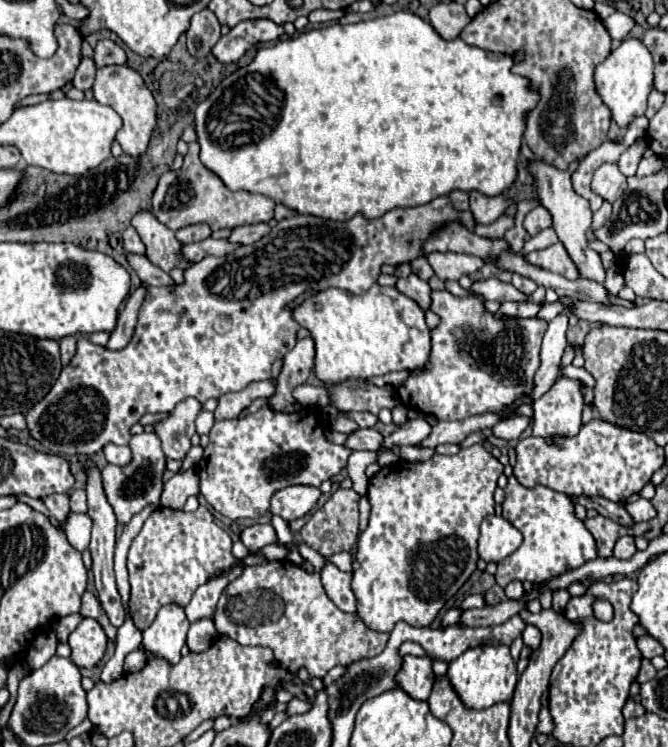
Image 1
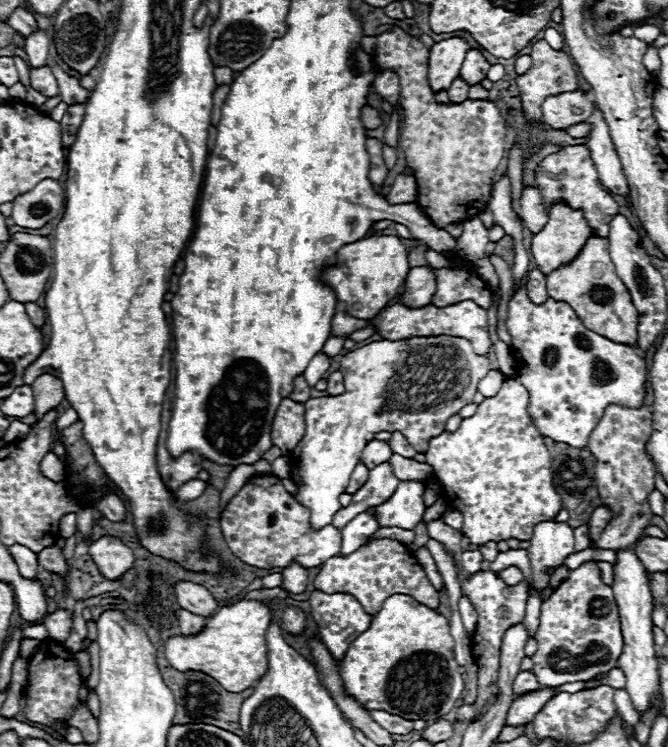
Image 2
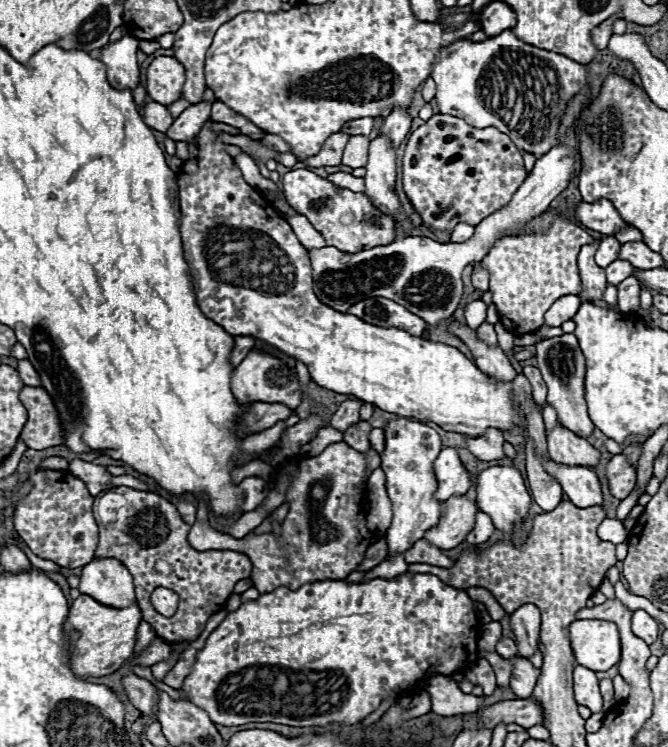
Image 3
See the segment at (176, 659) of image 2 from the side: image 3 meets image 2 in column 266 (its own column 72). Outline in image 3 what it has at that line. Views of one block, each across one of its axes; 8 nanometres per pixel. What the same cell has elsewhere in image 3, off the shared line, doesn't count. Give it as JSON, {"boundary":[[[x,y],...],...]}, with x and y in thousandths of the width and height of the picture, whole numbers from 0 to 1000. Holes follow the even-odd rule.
{"boundary":[[[120,798],[108,806],[99,841],[120,849],[117,859],[108,867],[108,897],[114,905],[159,905],[174,900],[186,886],[201,878],[204,865],[204,843],[213,833],[213,817],[207,809],[195,809],[192,814],[171,814],[144,806],[135,798]]]}

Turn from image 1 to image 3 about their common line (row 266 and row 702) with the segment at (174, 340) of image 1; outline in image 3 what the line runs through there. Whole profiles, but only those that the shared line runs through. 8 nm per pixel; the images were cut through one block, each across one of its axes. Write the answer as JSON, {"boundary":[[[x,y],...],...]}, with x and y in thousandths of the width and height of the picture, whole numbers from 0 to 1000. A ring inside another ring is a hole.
{"boundary":[[[602,768],[590,776],[563,774],[548,782],[518,782],[512,776],[479,776],[470,782],[455,782],[446,790],[419,784],[410,793],[389,795],[383,803],[362,806],[356,817],[341,819],[335,833],[308,854],[305,867],[293,876],[287,900],[278,905],[269,924],[278,929],[281,940],[311,953],[314,964],[332,972],[359,972],[371,967],[413,967],[413,969],[431,969],[431,972],[488,972],[494,967],[506,967],[506,969],[521,972],[557,956],[569,945],[575,932],[587,932],[587,924],[596,932],[605,929],[599,924],[611,924],[611,916],[617,921],[626,910],[635,908],[635,900],[638,900],[638,908],[647,908],[656,902],[677,905],[683,897],[686,900],[698,897],[701,889],[716,882],[716,855],[716,827],[707,817],[704,798],[695,790],[668,784],[647,768],[620,768],[620,771]]]}

